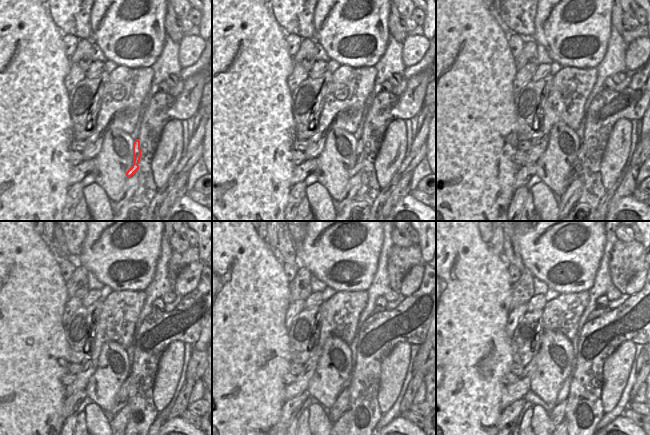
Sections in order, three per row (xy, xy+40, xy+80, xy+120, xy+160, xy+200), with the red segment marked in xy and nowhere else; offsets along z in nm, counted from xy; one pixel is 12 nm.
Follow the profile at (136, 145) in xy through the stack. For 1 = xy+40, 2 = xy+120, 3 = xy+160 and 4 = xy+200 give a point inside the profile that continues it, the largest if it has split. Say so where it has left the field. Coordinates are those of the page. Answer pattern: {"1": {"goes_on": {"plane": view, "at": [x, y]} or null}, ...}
{"1": {"goes_on": {"plane": "xy+40", "at": [356, 169]}}, "2": {"goes_on": {"plane": "xy+120", "at": [121, 398]}}, "3": {"goes_on": {"plane": "xy+160", "at": [341, 404]}}, "4": {"goes_on": {"plane": "xy+200", "at": [557, 415]}}}

